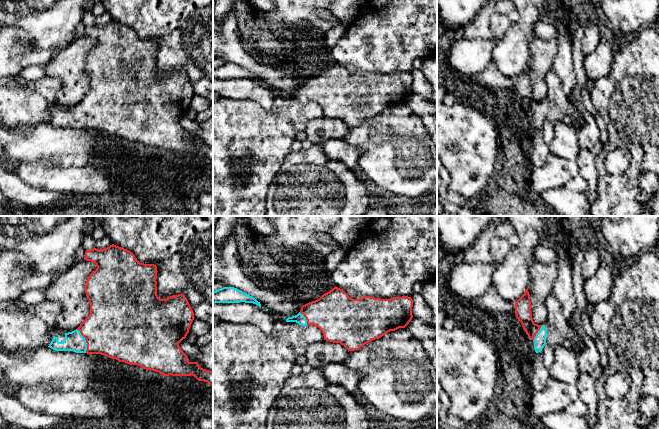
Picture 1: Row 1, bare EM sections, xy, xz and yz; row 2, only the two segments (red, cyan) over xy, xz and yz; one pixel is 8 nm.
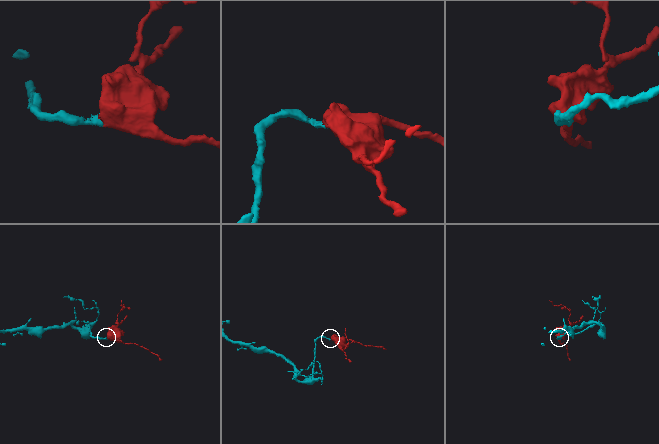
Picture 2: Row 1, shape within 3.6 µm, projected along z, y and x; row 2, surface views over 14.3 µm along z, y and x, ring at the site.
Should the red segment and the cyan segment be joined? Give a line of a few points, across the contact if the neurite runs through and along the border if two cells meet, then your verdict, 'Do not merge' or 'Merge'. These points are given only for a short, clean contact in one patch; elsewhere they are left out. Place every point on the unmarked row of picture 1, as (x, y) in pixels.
Line: xy (114, 104), (85, 115), (73, 117). Merge

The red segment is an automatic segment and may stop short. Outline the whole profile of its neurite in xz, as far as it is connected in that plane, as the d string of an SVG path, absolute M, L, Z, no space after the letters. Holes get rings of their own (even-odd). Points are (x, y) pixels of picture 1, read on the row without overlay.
M335 62L319 75L303 81L300 88L288 93L286 98L296 98L302 102L314 101L322 107L324 116L340 119L349 128L359 126L390 107L405 104L413 94L412 83L413 76L408 72L390 75L364 72L352 75L345 67Z

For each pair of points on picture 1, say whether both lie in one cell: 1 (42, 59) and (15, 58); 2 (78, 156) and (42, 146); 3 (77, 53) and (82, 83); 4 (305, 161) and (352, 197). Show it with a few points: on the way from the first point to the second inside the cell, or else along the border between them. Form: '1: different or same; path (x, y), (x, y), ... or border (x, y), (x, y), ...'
1: same; path (35, 58), (22, 58)
2: same; path (69, 147), (51, 146)
3: same; path (77, 60), (77, 76)
4: same; path (320, 161), (333, 166), (349, 182)

